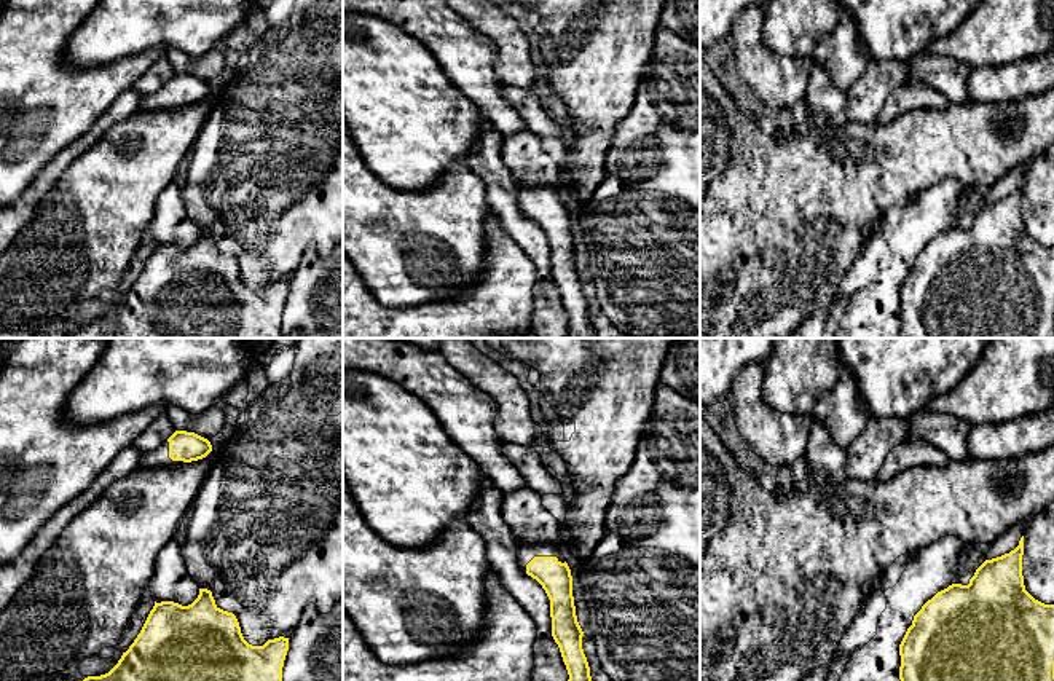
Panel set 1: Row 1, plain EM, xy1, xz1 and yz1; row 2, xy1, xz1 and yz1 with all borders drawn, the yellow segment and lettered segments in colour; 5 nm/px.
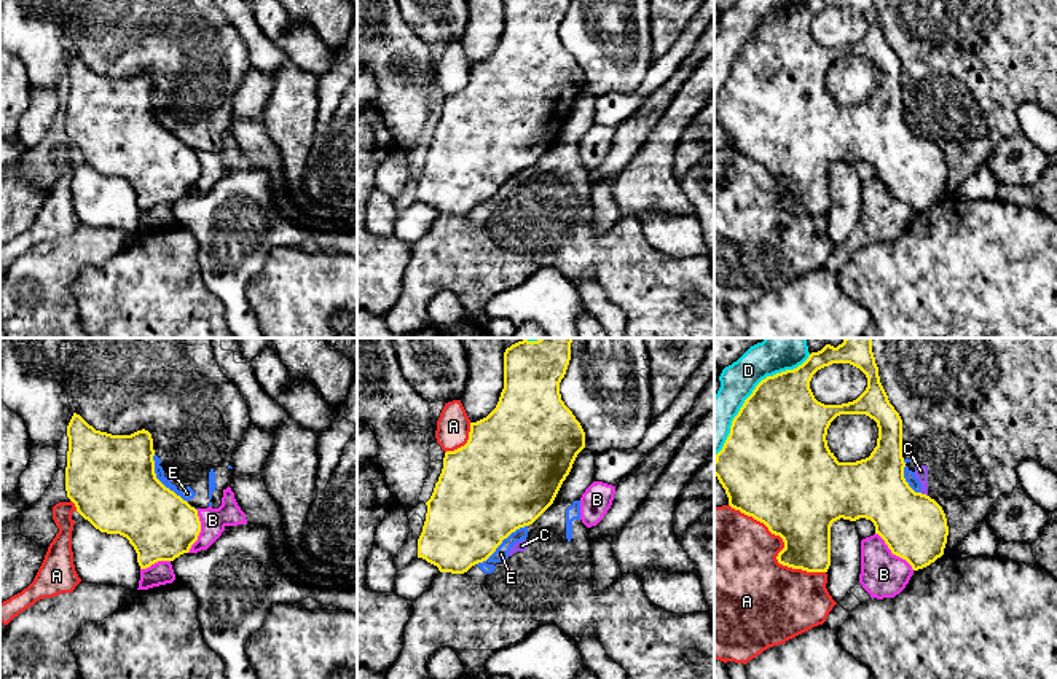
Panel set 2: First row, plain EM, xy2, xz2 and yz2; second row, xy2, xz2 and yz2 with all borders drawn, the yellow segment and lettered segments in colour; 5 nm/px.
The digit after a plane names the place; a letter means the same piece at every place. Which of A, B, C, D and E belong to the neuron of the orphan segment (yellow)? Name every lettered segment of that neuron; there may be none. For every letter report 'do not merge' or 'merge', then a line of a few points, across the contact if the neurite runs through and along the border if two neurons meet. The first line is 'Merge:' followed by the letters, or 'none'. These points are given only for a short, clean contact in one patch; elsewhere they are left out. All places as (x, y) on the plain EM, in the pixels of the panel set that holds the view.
Merge: none
A: do not merge
B: do not merge | yz2 (876, 176), (893, 196), (914, 212)
C: do not merge | yz2 (920, 134), (927, 139)
D: do not merge
E: do not merge

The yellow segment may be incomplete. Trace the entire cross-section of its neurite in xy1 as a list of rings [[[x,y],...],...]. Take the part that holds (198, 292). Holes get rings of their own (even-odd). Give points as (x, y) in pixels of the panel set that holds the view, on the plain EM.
[[[199,231],[198,241],[182,249],[156,246],[140,276],[105,317],[88,319],[62,338],[284,338],[282,309],[289,281],[249,287],[233,255],[215,247],[212,234]]]

